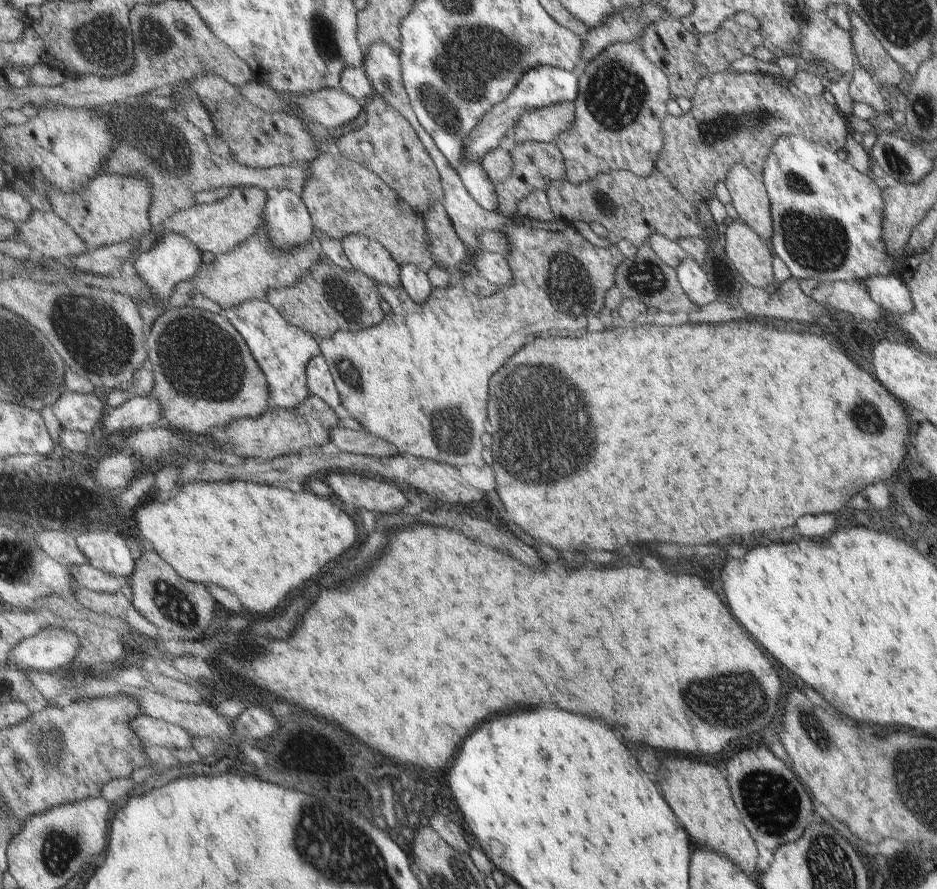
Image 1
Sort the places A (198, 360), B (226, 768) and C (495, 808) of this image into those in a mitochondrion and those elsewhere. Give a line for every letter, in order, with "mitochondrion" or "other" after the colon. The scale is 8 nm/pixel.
A: mitochondrion
B: other
C: other

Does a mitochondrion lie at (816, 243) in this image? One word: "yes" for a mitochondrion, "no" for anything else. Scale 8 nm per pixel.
yes

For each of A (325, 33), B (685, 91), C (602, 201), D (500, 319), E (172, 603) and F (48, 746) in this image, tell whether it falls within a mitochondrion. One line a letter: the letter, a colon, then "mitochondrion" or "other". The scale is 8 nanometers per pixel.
A: mitochondrion
B: other
C: other
D: mitochondrion
E: mitochondrion
F: mitochondrion

